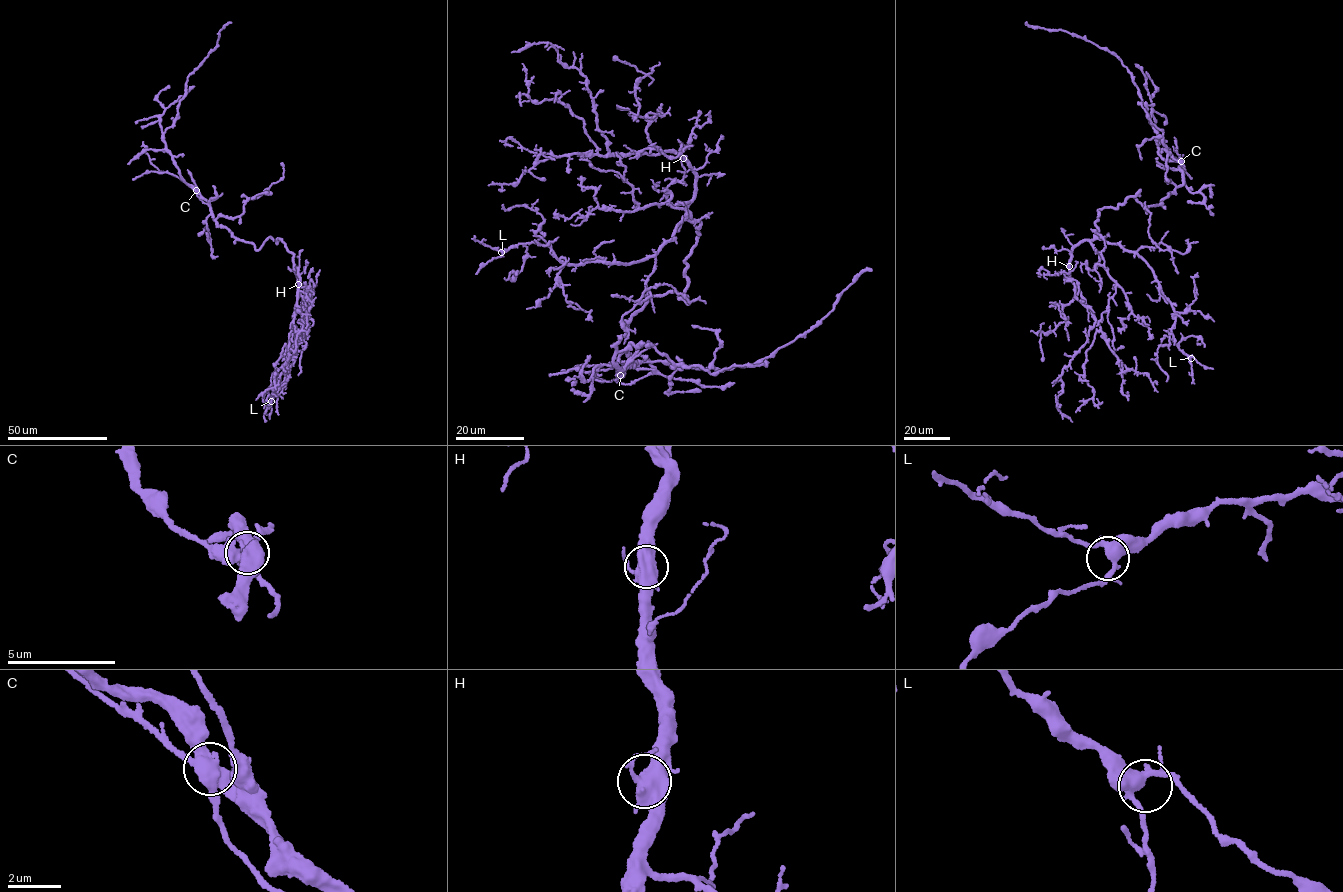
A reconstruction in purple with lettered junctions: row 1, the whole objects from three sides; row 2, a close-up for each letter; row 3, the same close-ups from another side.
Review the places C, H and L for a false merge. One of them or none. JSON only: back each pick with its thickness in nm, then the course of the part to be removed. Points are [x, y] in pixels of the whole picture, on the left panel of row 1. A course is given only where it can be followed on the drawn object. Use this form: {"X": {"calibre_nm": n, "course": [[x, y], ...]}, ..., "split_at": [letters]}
{"C": {"calibre_nm": 500, "course": [[196, 190], [177, 177], [159, 170], [150, 160], [143, 141]]}, "split_at": ["C"]}

